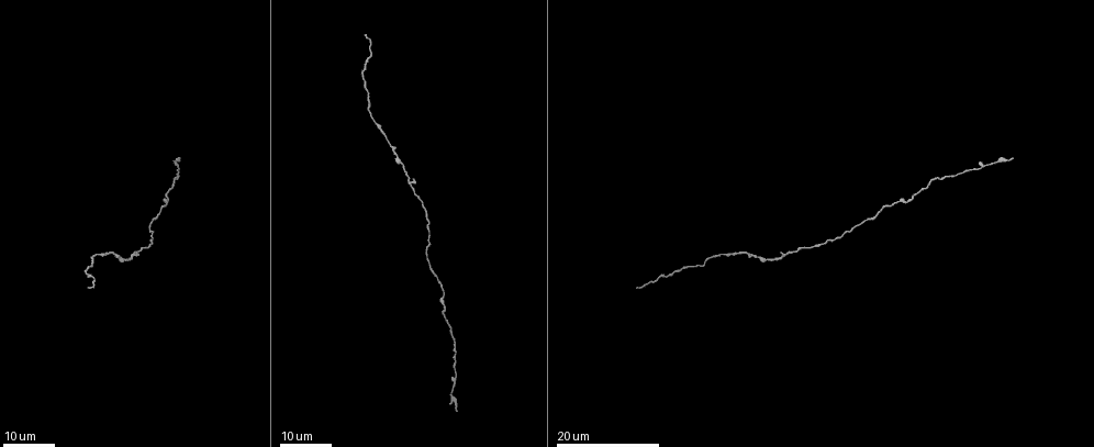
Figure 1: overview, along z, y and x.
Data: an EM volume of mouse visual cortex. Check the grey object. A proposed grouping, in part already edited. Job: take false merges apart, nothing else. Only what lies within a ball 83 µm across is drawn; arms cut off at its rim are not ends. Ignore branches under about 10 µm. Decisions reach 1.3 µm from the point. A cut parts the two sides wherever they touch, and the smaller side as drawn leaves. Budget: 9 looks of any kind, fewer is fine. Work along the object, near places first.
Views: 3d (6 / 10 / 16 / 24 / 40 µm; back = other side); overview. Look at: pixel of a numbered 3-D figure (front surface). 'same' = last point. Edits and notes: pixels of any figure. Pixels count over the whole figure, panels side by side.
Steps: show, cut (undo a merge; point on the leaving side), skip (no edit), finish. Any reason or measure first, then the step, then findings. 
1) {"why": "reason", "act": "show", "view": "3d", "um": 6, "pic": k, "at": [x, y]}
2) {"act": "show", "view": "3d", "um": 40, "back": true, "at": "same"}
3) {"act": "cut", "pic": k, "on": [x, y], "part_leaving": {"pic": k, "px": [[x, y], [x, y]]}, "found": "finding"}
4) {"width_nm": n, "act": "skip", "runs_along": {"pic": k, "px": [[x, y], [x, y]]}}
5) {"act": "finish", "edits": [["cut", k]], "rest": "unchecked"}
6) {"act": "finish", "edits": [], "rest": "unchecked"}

{"why": "sudden change in width", "act": "show", "view": "3d", "um": 24, "pic": 1, "at": [368, 99]}

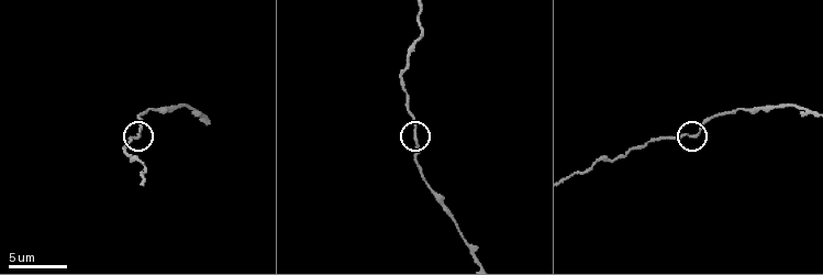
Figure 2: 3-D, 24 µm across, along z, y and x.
{"why": "zoom in", "act": "show", "view": "3d", "um": 6, "pic": 2, "at": [415, 141]}

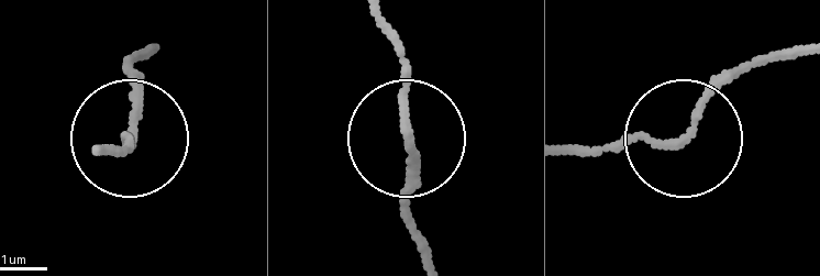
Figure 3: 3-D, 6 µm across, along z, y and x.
{"act": "show", "view": "3d", "um": 6, "back": true, "pic": 3, "at": [410, 137]}

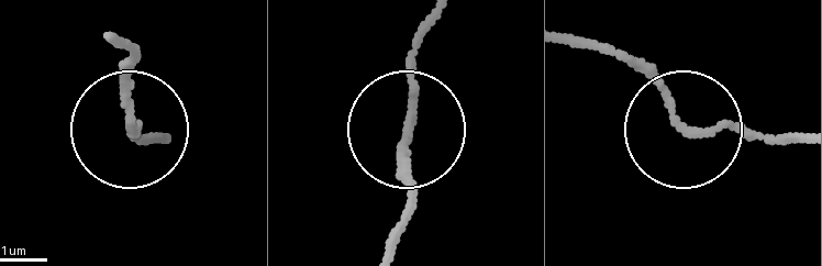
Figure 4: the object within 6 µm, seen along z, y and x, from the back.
{"width_nm": 160, "act": "skip", "runs_along": {"pic": 4, "px": [[574, 37], [633, 62], [680, 129], [795, 132]]}, "found": "continuous, no second neuron"}

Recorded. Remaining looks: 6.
{"why": "sudden change in width", "act": "show", "view": "3d", "um": 24, "pic": 1, "at": [401, 163]}

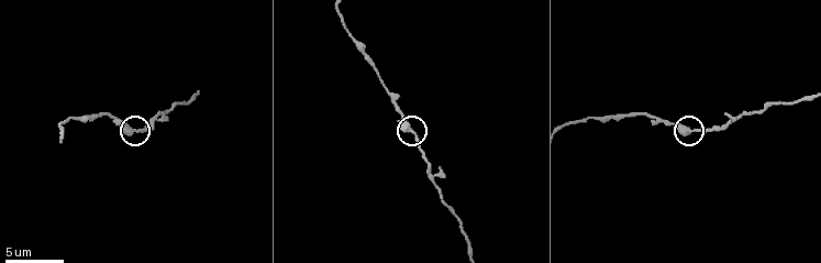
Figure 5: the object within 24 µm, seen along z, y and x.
{"act": "show", "view": "3d", "um": 10, "pic": 5, "at": [414, 133]}

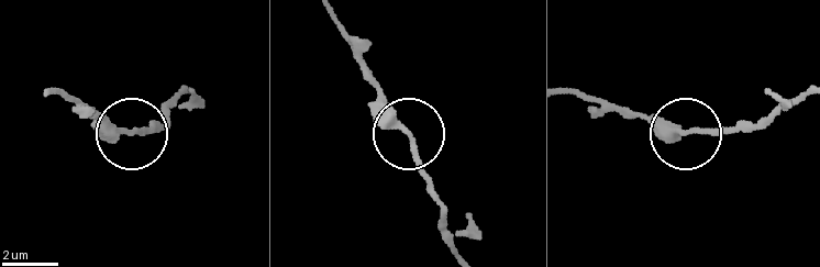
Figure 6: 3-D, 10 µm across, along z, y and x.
{"act": "skip", "runs_along": {"pic": 6, "px": [[457, 251], [413, 137], [368, 82]]}, "found": "all the same neuron"}

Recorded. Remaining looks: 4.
{"why": "thick turns thin", "act": "show", "view": "3d", "um": 16, "pic": 5, "at": [796, 100]}

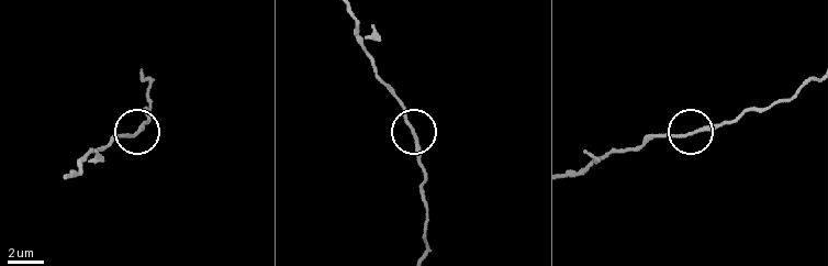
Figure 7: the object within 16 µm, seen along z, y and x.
{"act": "show", "view": "3d", "um": 6, "pic": 7, "at": [689, 134]}

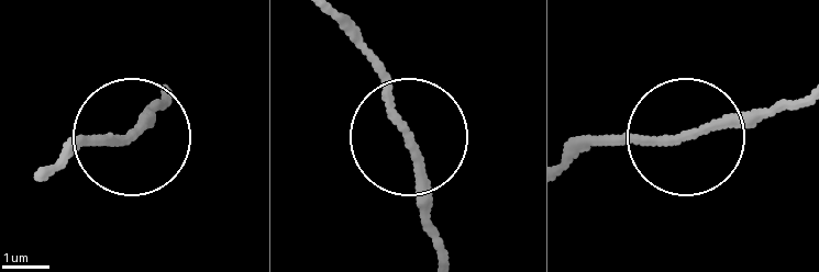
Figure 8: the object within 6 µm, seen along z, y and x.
{"act": "skip", "runs_along": {"pic": 8, "px": [[806, 98], [668, 140], [577, 140]]}, "found": "one neuron here"}

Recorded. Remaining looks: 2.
{"why": "sudden change in width", "act": "show", "view": "3d", "um": 10, "pic": 5, "at": [620, 114]}

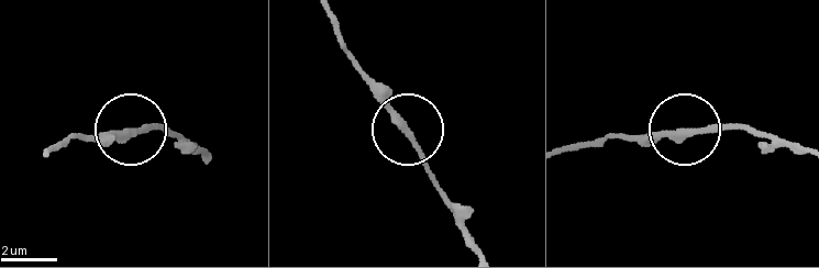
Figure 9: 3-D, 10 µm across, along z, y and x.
{"act": "show", "view": "3d", "um": 10, "back": true, "pic": 9, "at": [130, 134]}

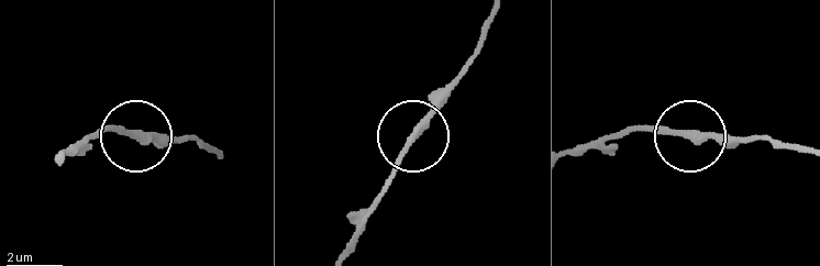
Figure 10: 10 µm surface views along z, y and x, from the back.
{"act": "skip", "runs_along": {"pic": 10, "px": [[56, 158], [99, 132], [186, 139]]}, "found": "continuous, no second neuron"}

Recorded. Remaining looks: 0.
{"act": "finish", "edits": [], "rest": "unchecked"}

